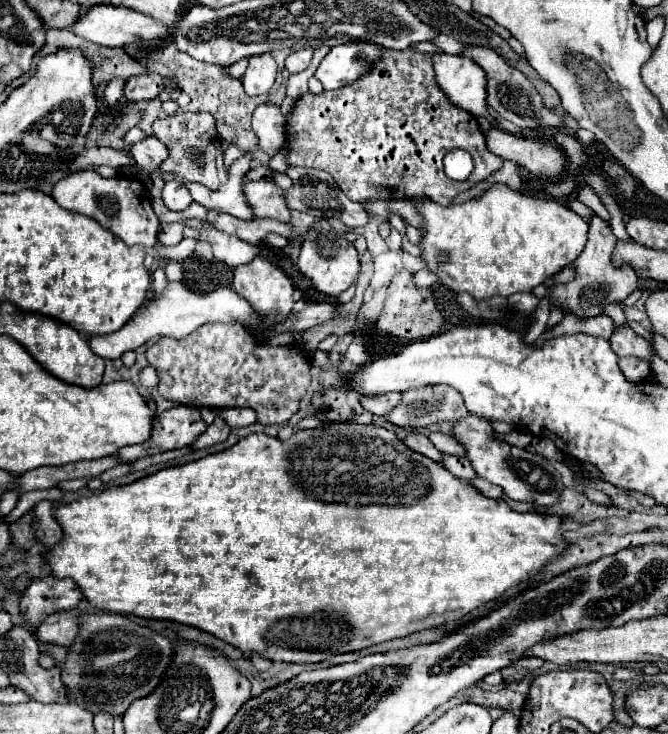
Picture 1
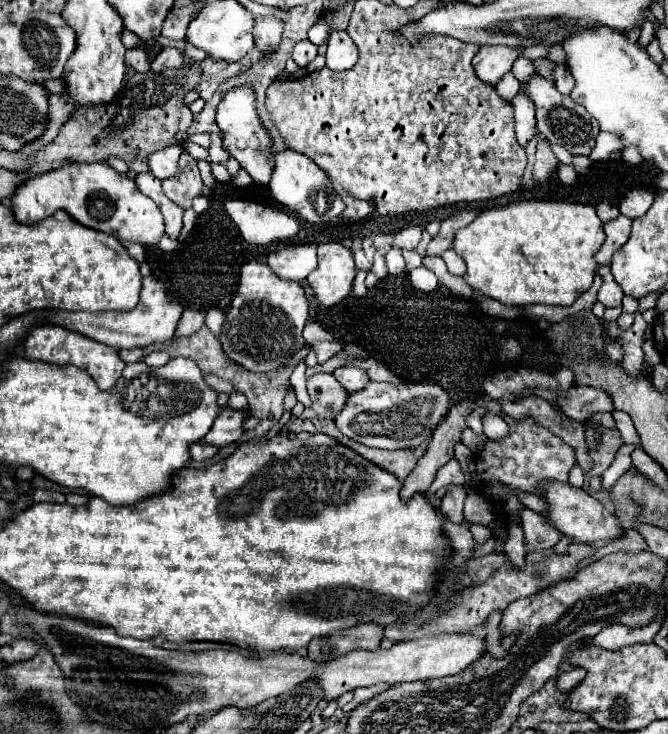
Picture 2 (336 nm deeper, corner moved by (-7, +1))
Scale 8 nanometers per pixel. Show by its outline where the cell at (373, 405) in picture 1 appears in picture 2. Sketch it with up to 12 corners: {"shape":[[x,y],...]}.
{"shape":[[341,366],[335,378],[349,390],[359,392],[371,380],[361,368]]}

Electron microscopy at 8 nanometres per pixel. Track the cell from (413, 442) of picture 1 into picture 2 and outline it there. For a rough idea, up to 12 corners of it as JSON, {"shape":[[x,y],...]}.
{"shape":[[449,484],[441,512],[455,524],[463,518],[465,486]]}

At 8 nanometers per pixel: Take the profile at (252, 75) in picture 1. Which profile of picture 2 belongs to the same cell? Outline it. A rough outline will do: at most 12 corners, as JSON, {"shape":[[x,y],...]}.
{"shape":[[275,16],[255,22],[255,46],[271,52],[281,42],[283,22]]}

